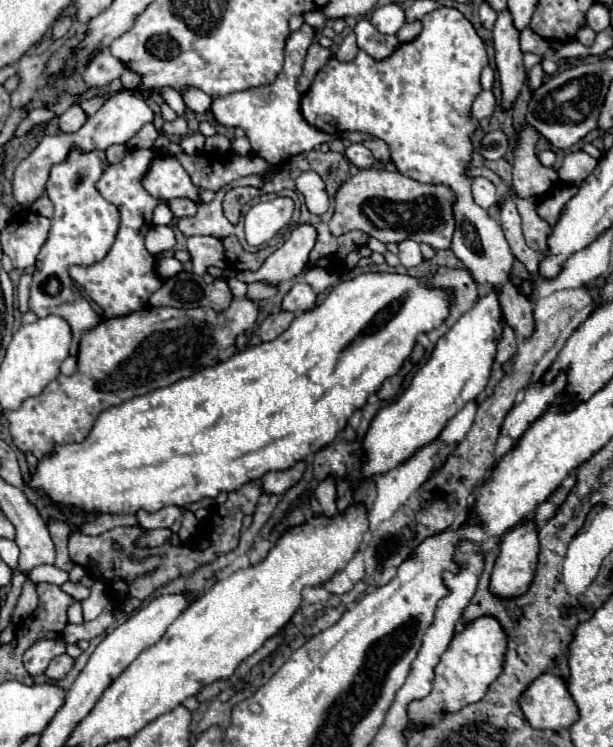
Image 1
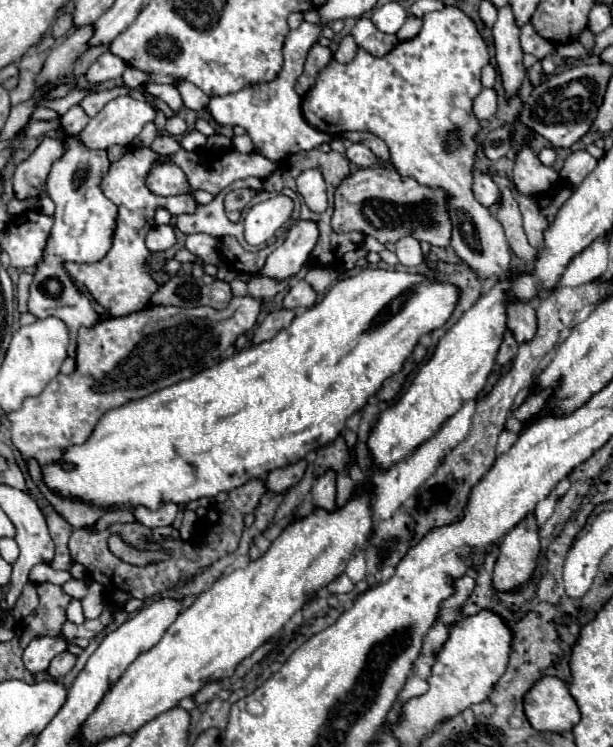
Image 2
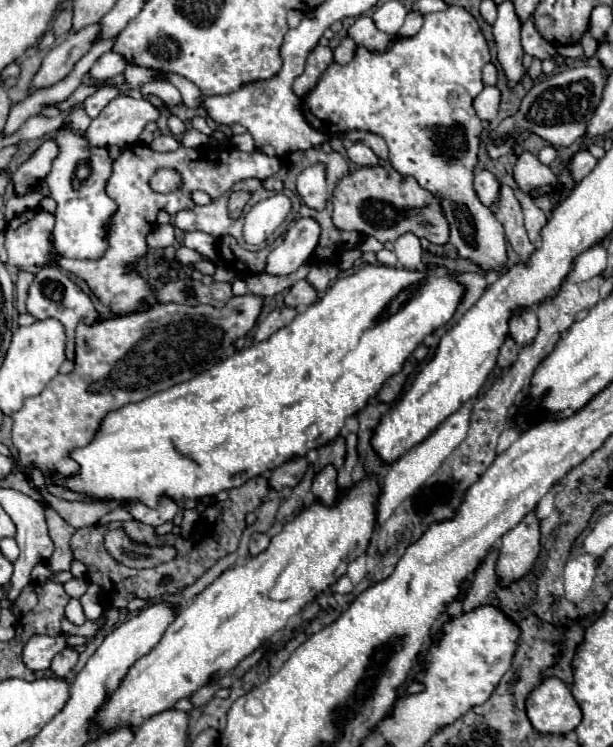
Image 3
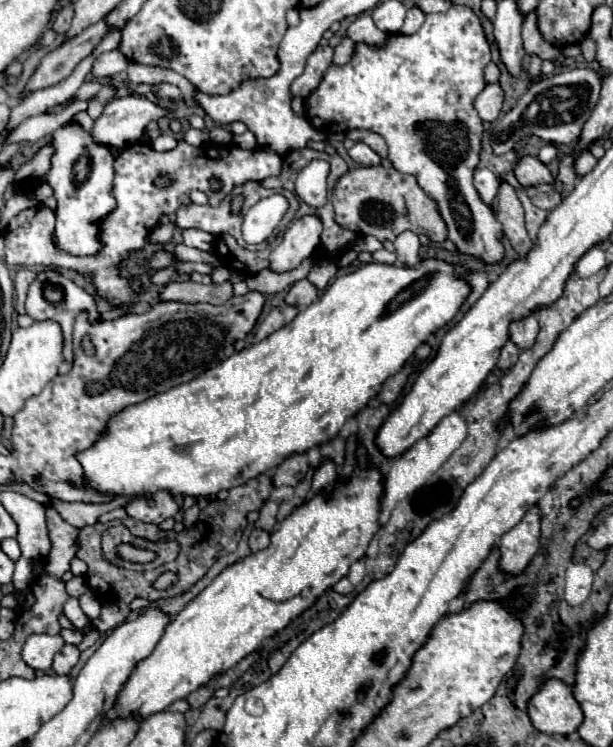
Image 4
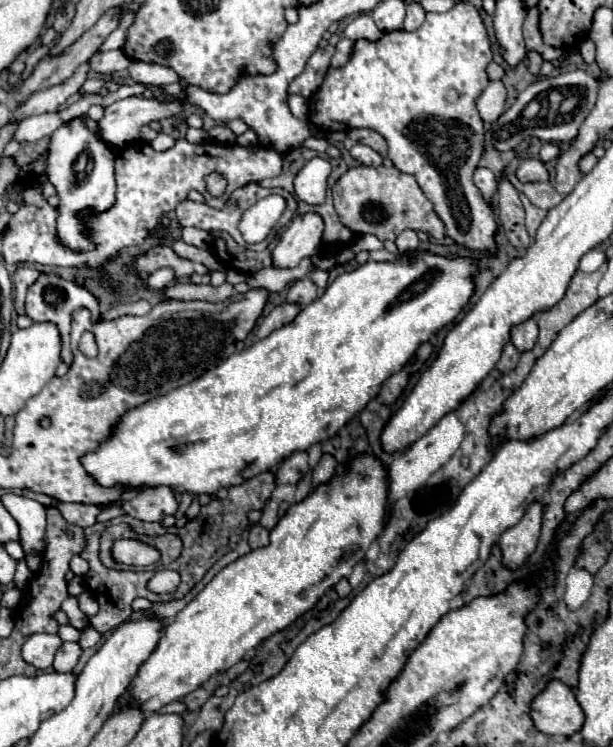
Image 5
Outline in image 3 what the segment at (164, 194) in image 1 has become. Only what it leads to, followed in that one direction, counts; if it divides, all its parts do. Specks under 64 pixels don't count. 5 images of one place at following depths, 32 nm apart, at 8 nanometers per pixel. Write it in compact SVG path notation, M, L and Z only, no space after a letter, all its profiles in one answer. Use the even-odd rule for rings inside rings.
M162 168L162 170L158 170L158 172L150 178L150 188L152 188L152 190L158 190L158 192L162 192L162 194L178 190L180 184L182 184L180 174L178 174L176 170L170 170L170 168Z

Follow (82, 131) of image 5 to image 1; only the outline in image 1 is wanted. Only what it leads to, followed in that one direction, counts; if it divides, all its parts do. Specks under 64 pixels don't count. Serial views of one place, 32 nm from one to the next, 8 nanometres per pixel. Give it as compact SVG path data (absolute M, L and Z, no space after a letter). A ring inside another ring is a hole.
M78 150L70 152L66 162L52 166L50 178L46 184L46 194L54 204L54 214L52 214L52 228L46 244L42 246L38 260L36 260L36 272L32 274L32 286L30 286L30 310L44 318L48 314L62 316L72 332L74 332L74 342L70 348L70 354L76 356L78 352L78 342L80 336L86 330L92 330L98 322L100 316L90 308L90 304L76 292L68 268L74 264L80 266L92 266L98 260L102 260L110 246L114 244L118 224L120 224L120 214L118 208L106 202L100 192L94 188L96 180L102 176L106 170L106 154L104 152L88 152L80 154ZM66 296L74 296L70 302Z

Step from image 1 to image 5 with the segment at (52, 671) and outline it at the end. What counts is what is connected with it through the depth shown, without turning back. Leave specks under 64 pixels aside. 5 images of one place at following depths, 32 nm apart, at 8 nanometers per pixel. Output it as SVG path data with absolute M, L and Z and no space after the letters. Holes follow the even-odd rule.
M64 642L62 648L56 652L56 658L54 658L54 664L52 664L54 670L56 672L70 672L76 666L80 654L82 654L82 650L80 650L78 644Z

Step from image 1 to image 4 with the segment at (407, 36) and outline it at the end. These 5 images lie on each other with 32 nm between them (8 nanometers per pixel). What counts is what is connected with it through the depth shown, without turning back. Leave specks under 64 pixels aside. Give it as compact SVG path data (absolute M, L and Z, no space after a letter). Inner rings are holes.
M412 6L412 8L408 10L408 14L406 14L406 20L404 20L404 26L402 26L400 34L414 34L414 32L422 26L422 22L424 22L422 10L416 8L416 6Z

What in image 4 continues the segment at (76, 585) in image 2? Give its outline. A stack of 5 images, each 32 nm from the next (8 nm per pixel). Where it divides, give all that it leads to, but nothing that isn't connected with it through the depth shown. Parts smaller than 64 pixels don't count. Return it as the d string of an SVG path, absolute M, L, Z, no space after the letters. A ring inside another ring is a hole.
M74 576L70 582L66 582L66 592L74 598L82 596L88 590L88 582L82 576Z

